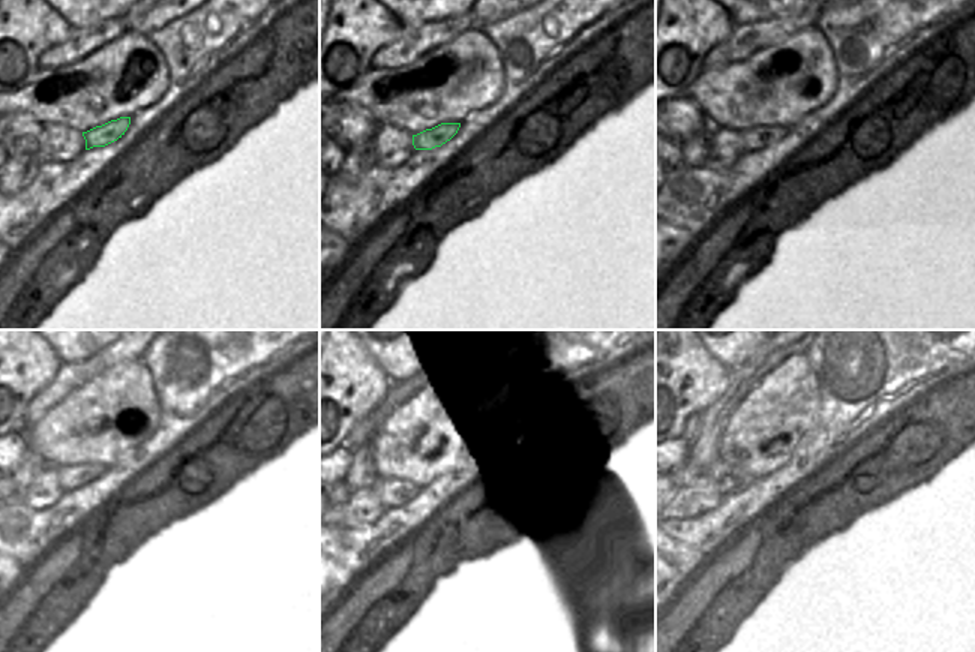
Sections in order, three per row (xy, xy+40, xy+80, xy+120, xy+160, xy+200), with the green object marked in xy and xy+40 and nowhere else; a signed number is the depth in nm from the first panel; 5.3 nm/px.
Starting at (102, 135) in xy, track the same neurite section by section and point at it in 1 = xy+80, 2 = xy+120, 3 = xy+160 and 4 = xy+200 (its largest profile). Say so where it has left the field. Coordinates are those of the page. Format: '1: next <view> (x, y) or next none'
1: next xy+80 (758, 138)
2: next xy+120 (74, 475)
3: next xy+160 (398, 483)
4: next xy+200 (728, 478)

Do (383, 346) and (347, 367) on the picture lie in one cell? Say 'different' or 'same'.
different

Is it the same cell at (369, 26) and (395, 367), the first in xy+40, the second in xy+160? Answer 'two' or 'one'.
two

